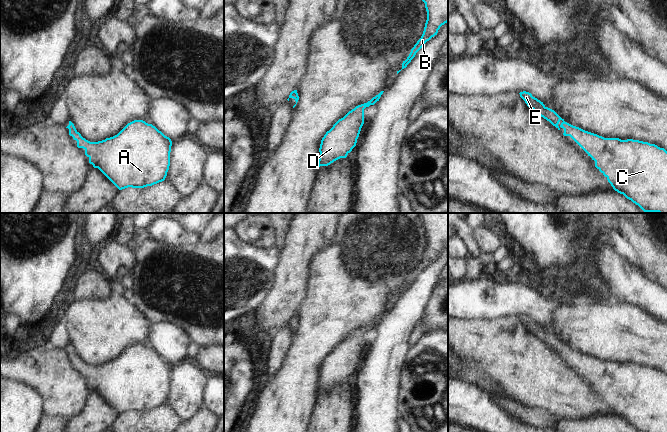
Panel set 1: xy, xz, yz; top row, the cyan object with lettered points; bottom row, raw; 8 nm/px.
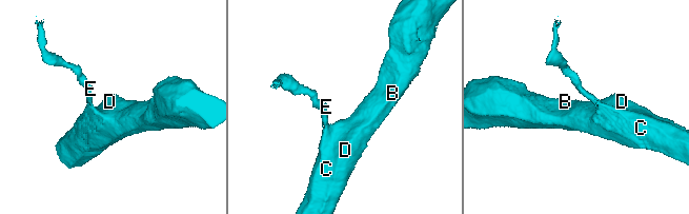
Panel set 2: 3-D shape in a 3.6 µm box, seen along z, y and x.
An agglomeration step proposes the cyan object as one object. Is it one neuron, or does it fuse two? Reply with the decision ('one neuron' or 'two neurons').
one neuron

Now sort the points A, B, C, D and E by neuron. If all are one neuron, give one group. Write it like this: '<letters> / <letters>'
A B C D E

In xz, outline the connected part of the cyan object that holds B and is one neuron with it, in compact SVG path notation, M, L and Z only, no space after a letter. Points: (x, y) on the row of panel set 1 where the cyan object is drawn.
M422 0L427 11L427 20L421 38L417 41L407 59L402 63L402 69L406 68L416 53L437 35L442 25L448 22L448 0Z

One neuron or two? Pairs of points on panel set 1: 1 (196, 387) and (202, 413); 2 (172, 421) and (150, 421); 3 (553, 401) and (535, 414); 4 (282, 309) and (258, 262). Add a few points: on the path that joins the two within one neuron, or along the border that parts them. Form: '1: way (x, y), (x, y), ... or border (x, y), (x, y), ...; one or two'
1: border (202, 406), (183, 421); two
2: way (167, 421), (155, 421); one
3: border (519, 402), (530, 407), (546, 409), (559, 418); two
4: border (274, 281), (273, 287), (259, 308); two

